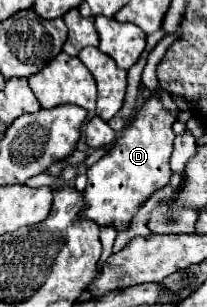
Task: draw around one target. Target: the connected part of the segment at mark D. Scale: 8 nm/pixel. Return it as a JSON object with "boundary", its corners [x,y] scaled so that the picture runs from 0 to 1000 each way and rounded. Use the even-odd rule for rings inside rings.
{"boundary":[[[787,287],[691,332],[691,345],[643,371],[633,397],[594,417],[585,450],[556,456],[507,508],[430,541],[430,599],[401,625],[420,664],[401,684],[411,710],[459,717],[478,736],[556,730],[575,756],[614,749],[614,730],[671,684],[671,664],[700,658],[749,619],[787,612],[836,567],[816,547],[816,515],[836,495],[836,397],[855,378],[865,352],[836,332],[836,313]]]}

